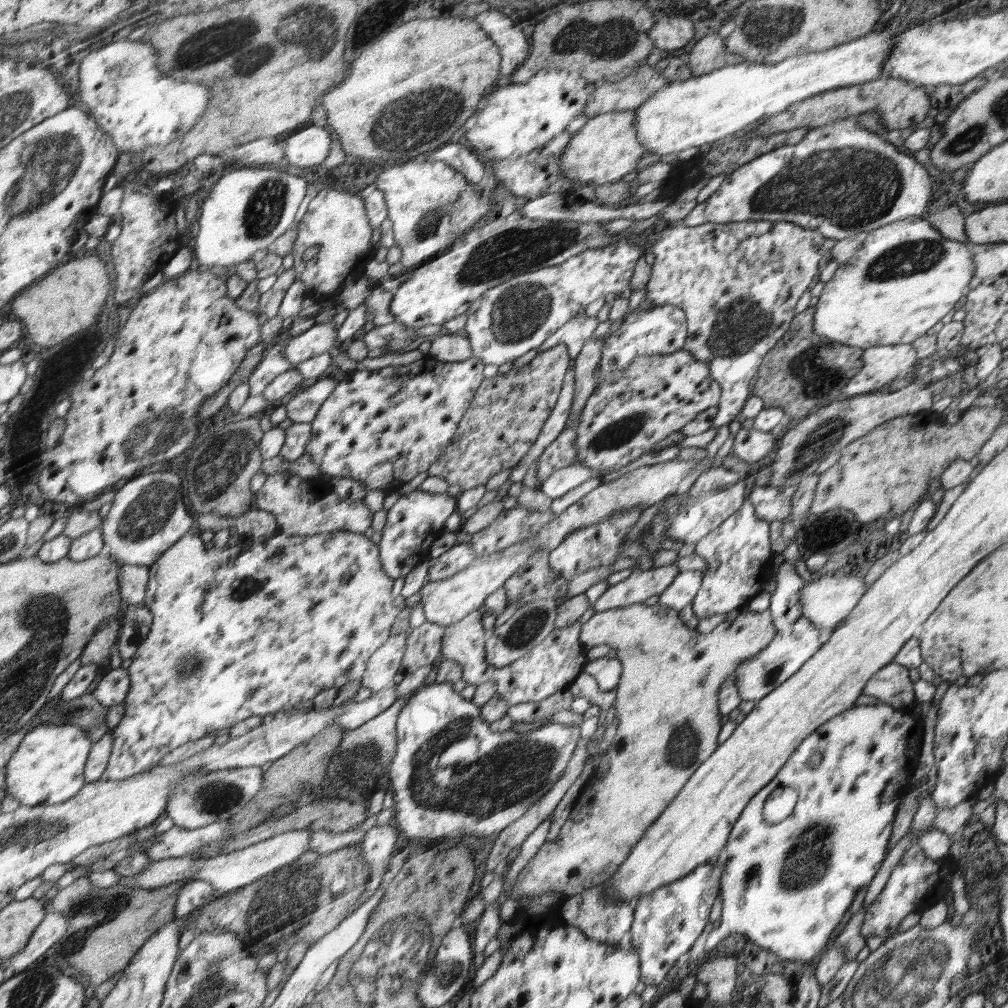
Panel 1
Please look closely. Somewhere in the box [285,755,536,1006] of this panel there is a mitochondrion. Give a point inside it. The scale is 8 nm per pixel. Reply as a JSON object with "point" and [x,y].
{"point":[445,971]}

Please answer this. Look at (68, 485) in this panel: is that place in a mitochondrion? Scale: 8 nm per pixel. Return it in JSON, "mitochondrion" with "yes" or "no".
{"mitochondrion":"no"}

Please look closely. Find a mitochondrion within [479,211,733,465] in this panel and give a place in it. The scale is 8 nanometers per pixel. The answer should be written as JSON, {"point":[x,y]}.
{"point":[516,315]}

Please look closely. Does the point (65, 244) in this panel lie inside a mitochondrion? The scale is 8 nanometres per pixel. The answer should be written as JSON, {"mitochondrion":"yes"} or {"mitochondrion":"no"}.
{"mitochondrion":"no"}

